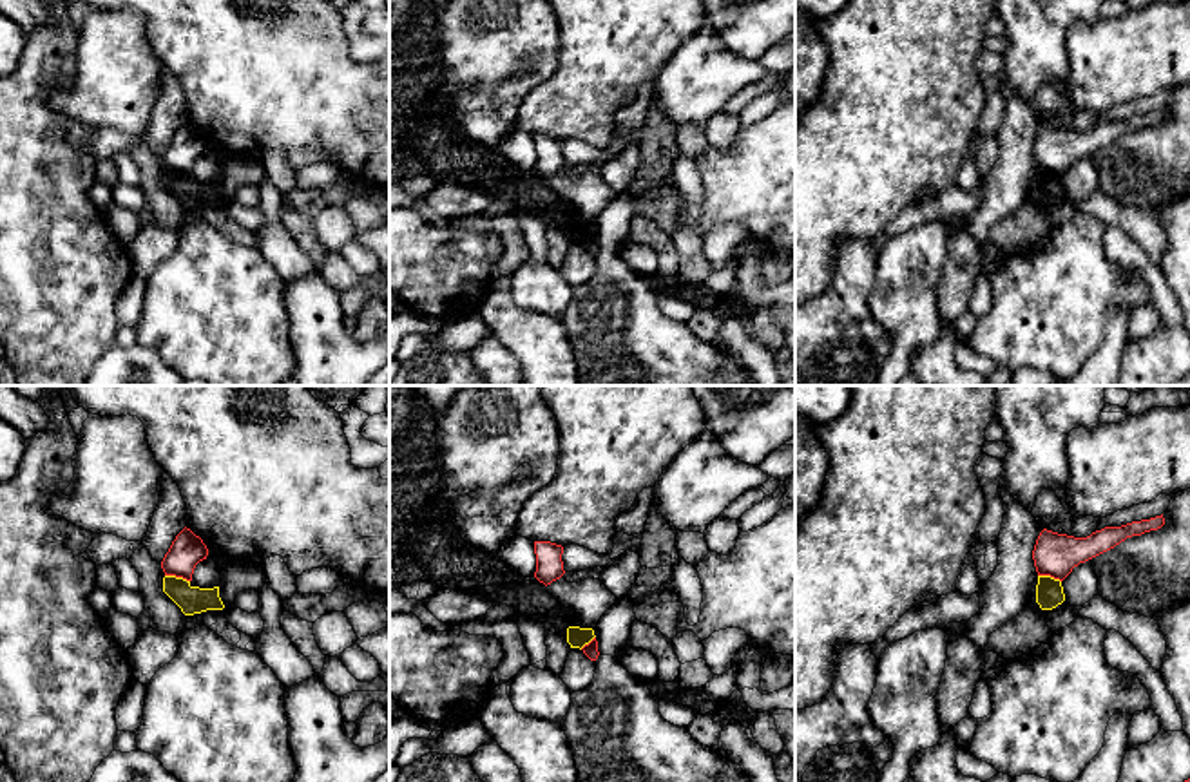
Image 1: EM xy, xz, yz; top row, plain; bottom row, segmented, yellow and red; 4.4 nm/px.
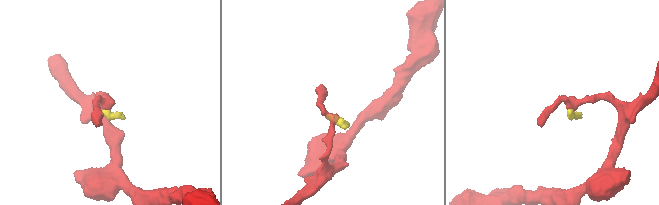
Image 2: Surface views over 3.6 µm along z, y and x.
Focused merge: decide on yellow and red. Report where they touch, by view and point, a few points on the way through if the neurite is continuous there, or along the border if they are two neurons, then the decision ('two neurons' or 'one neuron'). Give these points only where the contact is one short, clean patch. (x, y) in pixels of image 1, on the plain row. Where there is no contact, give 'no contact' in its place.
contact xy (178, 172); border xy (165, 169), (189, 176); two neurons

